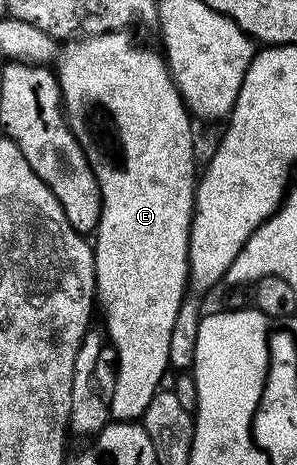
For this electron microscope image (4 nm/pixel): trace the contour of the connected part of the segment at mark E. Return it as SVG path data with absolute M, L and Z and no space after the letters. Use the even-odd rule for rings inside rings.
M109 31L103 35L87 35L81 39L67 42L61 48L56 59L56 78L58 89L62 93L64 114L69 122L71 131L82 133L86 127L86 118L93 111L103 111L108 118L114 122L114 131L118 134L118 143L122 146L122 160L114 164L112 160L106 159L102 151L89 152L88 158L91 167L94 168L94 176L98 179L98 187L102 191L102 216L98 222L96 238L93 240L94 249L94 272L96 273L96 303L100 308L100 315L106 318L104 335L112 346L118 350L118 376L114 379L114 392L109 392L108 402L110 414L118 421L138 421L148 409L152 397L158 394L163 386L162 378L170 367L168 357L168 341L172 341L172 325L176 325L176 313L187 298L188 280L190 278L190 223L194 220L194 189L196 186L196 167L194 171L194 131L190 128L192 116L186 110L182 102L182 94L170 76L170 69L166 65L165 58L157 50L149 51L146 47L137 47L130 33L126 31Z

